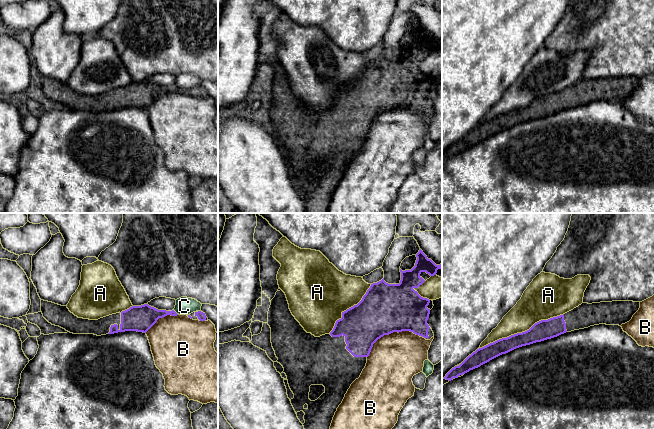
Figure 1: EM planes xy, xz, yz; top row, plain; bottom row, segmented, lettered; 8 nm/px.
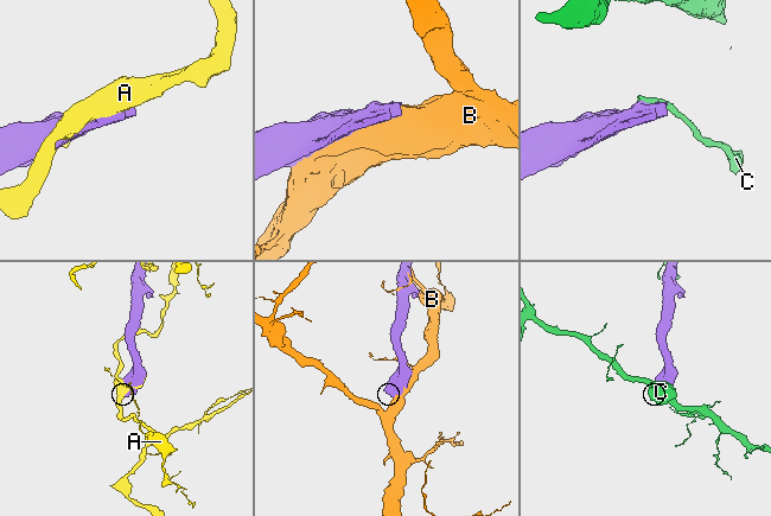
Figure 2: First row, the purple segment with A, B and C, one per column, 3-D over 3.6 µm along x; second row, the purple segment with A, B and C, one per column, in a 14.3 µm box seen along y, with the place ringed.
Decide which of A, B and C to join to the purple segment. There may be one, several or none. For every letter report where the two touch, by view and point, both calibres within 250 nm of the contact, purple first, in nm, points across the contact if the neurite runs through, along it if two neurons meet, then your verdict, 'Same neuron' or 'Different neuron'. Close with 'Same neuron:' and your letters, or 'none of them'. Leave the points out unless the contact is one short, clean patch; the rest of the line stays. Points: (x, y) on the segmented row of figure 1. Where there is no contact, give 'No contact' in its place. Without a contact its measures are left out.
A: Touches purple at yz (522, 332). Thickness 160 nm (purple) against 260 nm. Different neuron
B: Touches purple at xz (389, 333). Thickness 400 nm (purple) against 400 nm. Different neuron
C: Touches purple at xy (175, 312). Thickness 190 nm (purple) against 140 nm. Different neuron
Same neuron: none of them

